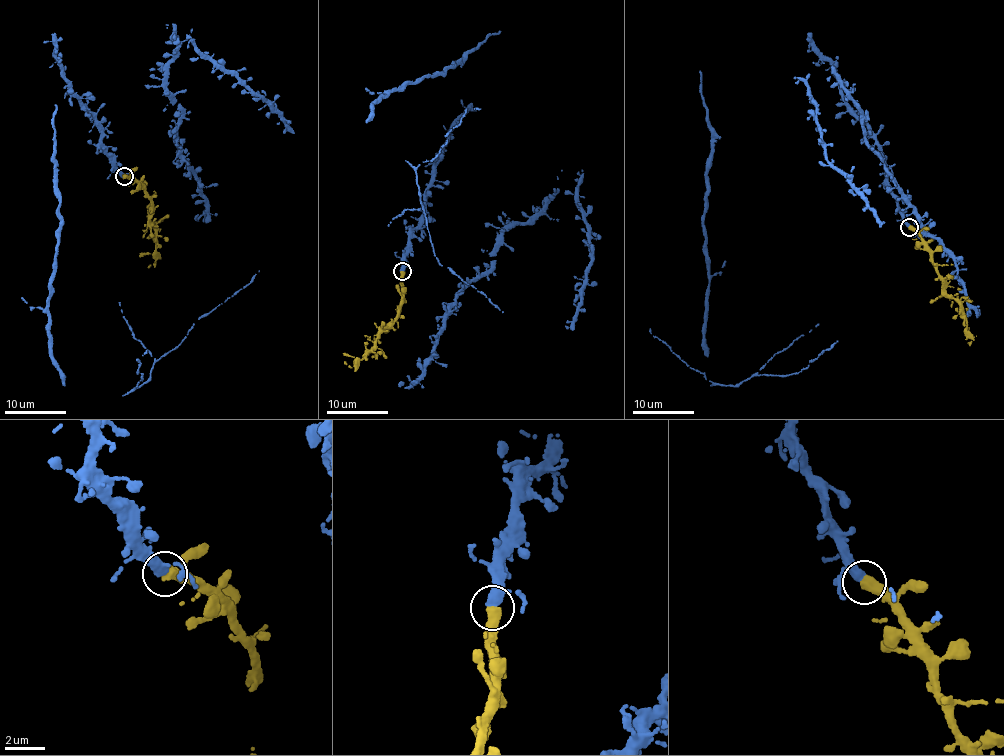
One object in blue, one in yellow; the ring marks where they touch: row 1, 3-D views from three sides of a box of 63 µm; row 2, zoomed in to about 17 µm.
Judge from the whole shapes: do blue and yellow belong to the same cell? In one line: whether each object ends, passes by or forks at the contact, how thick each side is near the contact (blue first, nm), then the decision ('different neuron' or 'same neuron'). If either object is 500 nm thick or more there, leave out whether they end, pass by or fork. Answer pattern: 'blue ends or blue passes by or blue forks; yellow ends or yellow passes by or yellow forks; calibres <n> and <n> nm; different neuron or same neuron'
calibres 320 and 500 nm; same neuron

